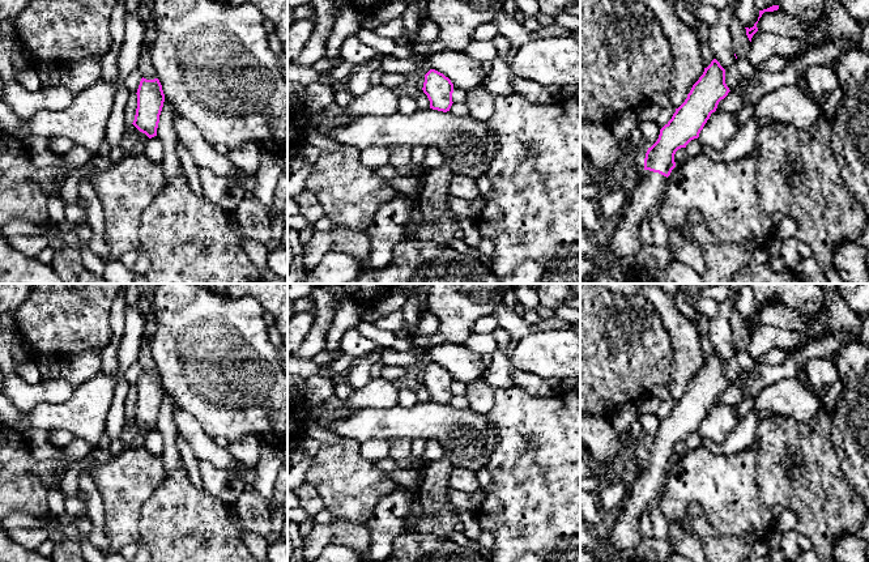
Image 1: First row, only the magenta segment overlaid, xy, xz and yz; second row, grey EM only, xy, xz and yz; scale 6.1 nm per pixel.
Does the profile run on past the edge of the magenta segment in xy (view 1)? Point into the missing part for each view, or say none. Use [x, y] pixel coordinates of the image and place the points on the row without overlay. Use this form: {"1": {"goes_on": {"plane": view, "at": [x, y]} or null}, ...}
{"1": {"goes_on": null}}

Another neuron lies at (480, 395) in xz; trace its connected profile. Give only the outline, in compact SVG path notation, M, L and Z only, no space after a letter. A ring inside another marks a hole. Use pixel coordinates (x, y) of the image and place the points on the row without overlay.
M482 379L467 384L464 396L469 403L469 408L481 416L486 416L494 405L493 388Z

